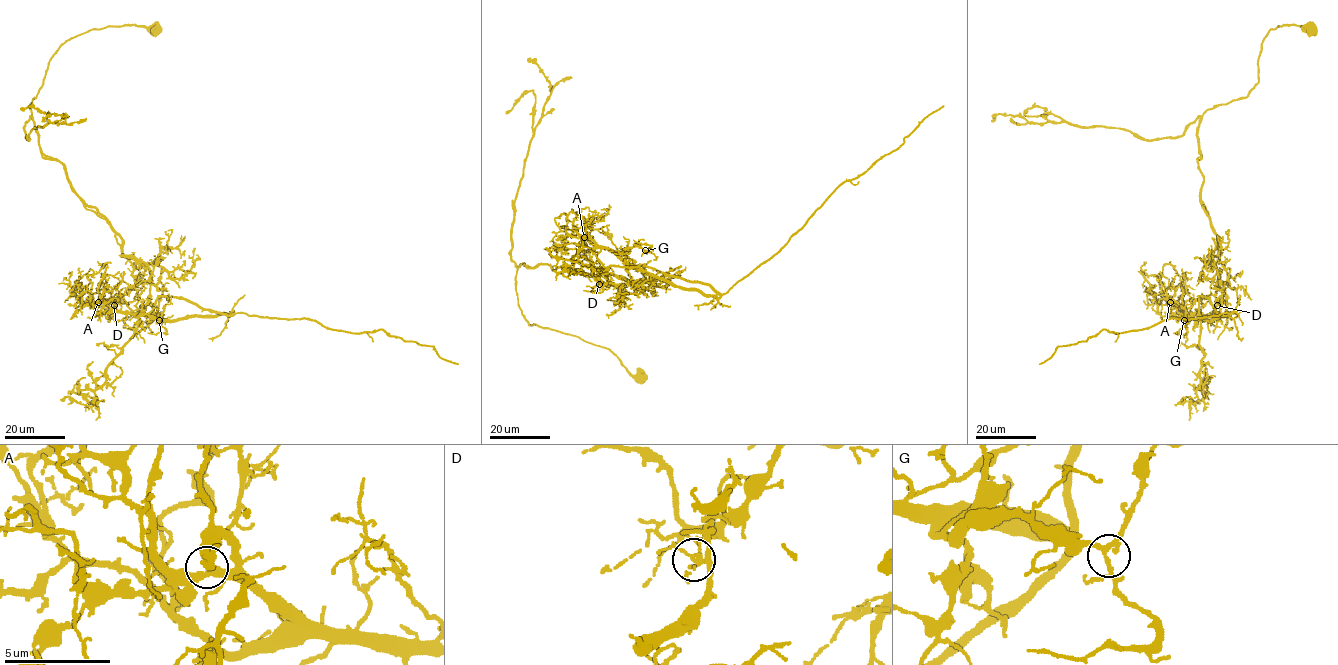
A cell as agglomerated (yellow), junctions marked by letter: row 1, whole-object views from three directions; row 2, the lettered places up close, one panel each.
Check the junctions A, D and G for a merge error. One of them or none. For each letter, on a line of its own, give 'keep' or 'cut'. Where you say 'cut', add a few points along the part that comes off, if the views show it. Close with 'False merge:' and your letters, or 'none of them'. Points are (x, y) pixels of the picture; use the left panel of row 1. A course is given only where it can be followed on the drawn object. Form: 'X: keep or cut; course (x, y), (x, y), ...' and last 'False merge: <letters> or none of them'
A: keep
D: cut; course (113, 305), (149, 271), (122, 255), (115, 230), (41, 151), (31, 117), (26, 138), (65, 117), (44, 121)
G: keep
False merge: D

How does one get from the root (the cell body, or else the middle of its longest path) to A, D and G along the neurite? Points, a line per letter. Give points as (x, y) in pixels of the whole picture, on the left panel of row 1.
A: (154, 28), (67, 39), (30, 104), (41, 151), (149, 272), (107, 317), (98, 302)
D: (154, 28), (107, 26), (67, 39), (30, 108), (41, 151), (104, 218), (121, 254), (149, 272), (113, 305)
G: (154, 28), (67, 39), (30, 108), (41, 151), (149, 272), (104, 313), (159, 320)

